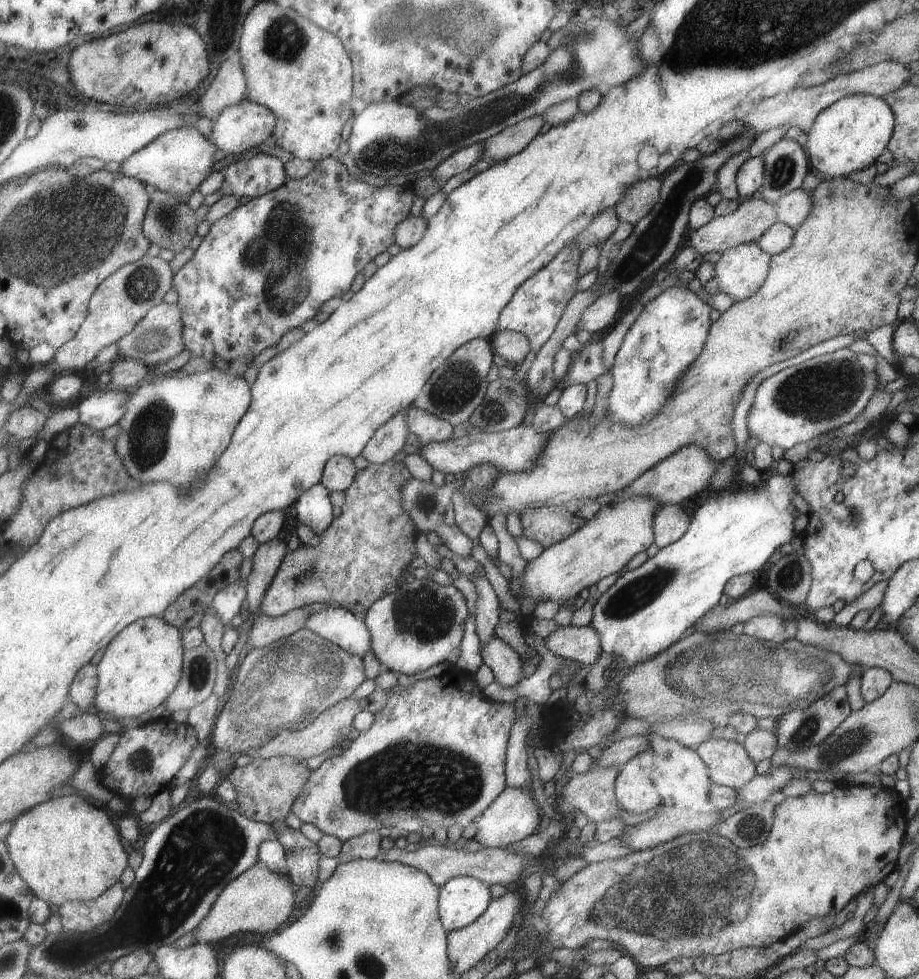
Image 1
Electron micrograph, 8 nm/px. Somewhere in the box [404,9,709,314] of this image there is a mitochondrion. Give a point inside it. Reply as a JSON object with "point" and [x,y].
{"point":[483,118]}

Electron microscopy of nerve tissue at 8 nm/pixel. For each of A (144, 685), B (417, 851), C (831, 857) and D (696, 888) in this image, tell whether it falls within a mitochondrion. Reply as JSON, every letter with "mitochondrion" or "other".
{"A":"other","B":"other","C":"other","D":"mitochondrion"}

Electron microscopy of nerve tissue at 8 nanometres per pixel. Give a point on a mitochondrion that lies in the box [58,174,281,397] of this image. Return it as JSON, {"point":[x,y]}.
{"point":[144,283]}

